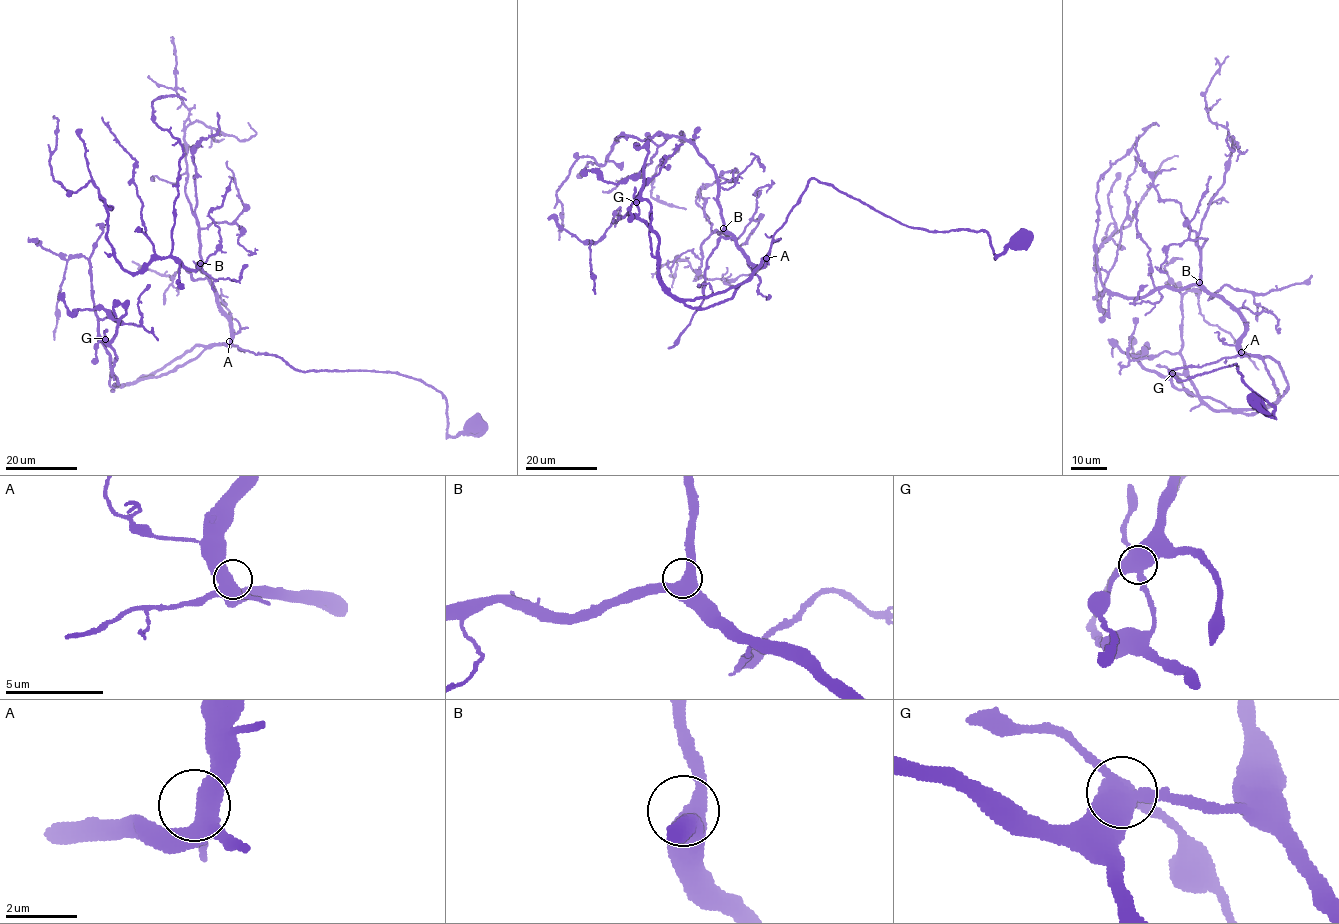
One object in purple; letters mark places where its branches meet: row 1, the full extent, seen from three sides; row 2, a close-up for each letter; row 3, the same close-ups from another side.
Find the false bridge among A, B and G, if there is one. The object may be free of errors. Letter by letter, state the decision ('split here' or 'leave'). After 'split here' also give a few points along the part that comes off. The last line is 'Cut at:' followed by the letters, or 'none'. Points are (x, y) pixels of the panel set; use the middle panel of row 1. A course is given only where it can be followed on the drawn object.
A: leave
B: leave
G: leave
Cut at: none

